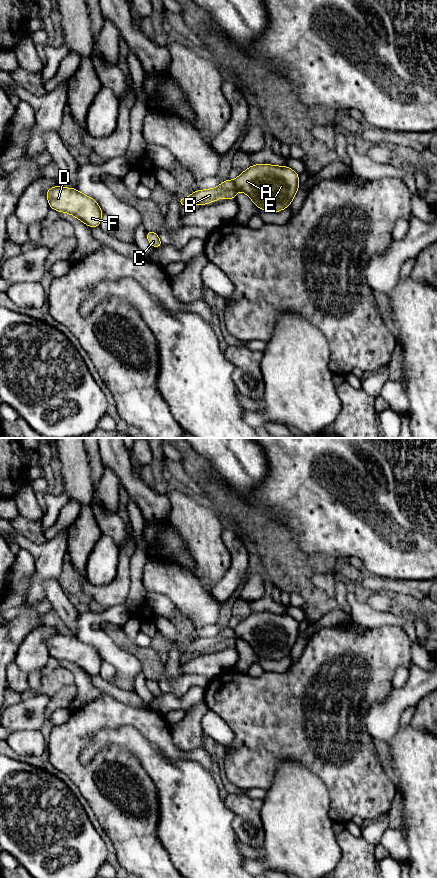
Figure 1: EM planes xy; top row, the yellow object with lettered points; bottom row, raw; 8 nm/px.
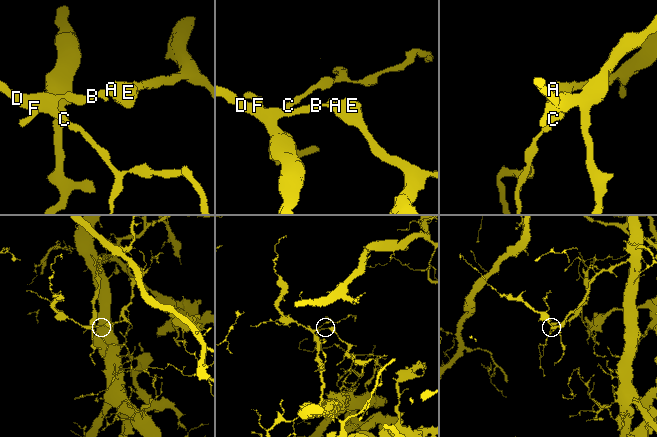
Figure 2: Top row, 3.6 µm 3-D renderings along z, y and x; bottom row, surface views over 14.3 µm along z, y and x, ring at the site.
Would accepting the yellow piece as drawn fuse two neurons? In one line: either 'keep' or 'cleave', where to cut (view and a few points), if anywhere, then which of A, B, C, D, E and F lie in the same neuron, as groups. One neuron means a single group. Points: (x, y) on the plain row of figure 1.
cleave; cut xy (232, 629), (237, 637); groups A E / B C D F

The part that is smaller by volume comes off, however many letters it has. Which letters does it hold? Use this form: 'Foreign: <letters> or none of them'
Foreign: A, E

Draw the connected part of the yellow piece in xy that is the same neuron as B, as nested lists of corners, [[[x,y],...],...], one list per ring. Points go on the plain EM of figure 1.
[[[227,627],[216,636],[192,640],[188,646],[178,645],[179,653],[180,655],[193,652],[201,654],[219,648],[221,645],[235,648],[236,638],[234,630]]]

